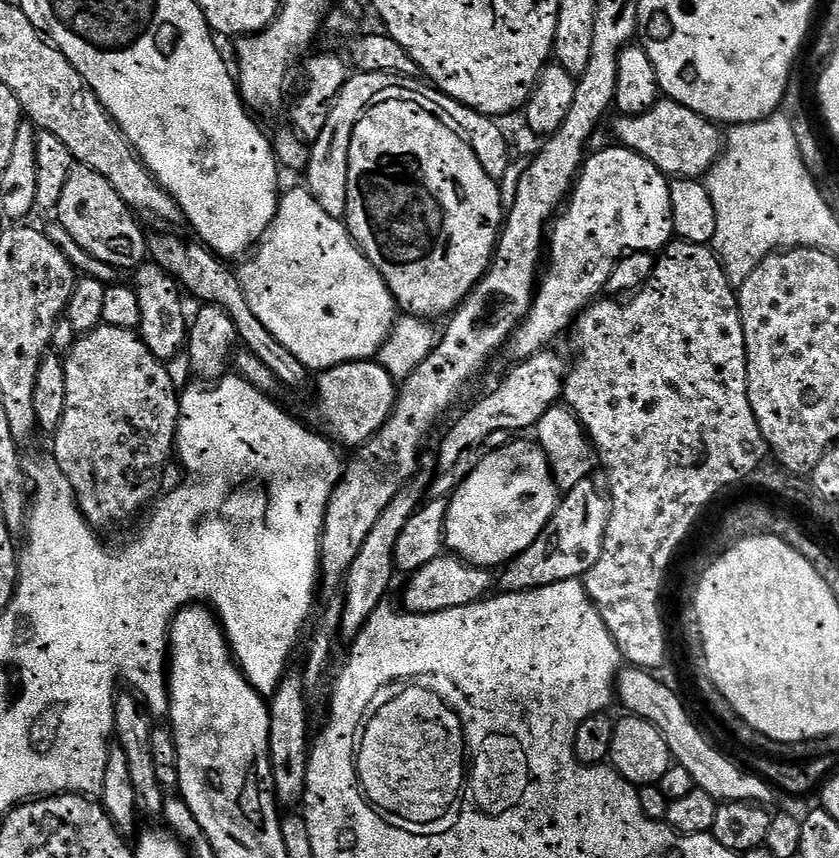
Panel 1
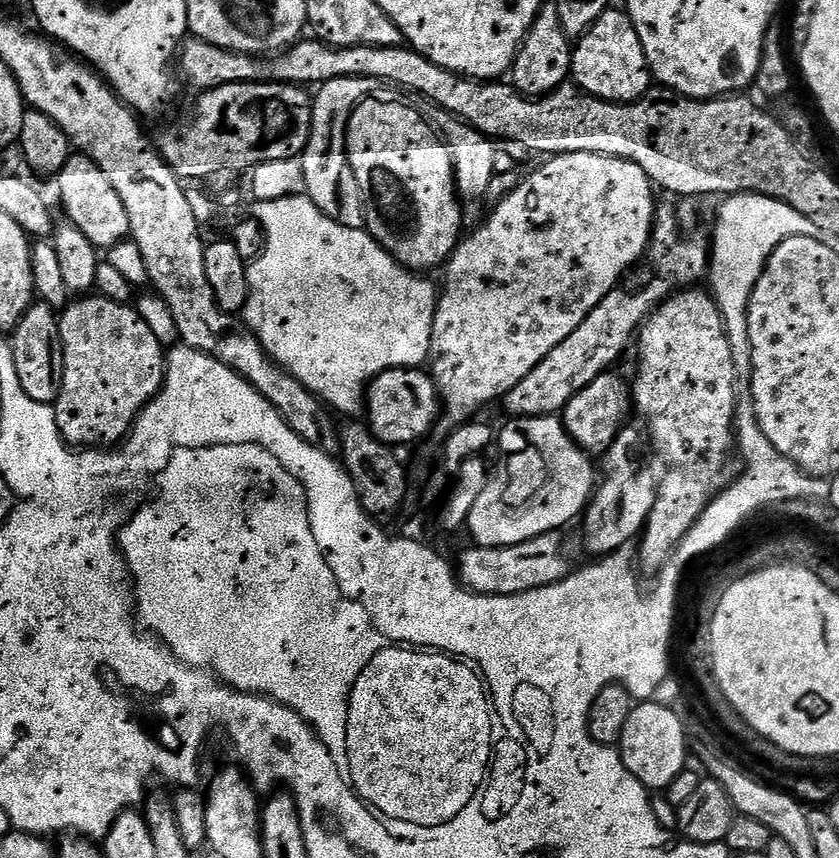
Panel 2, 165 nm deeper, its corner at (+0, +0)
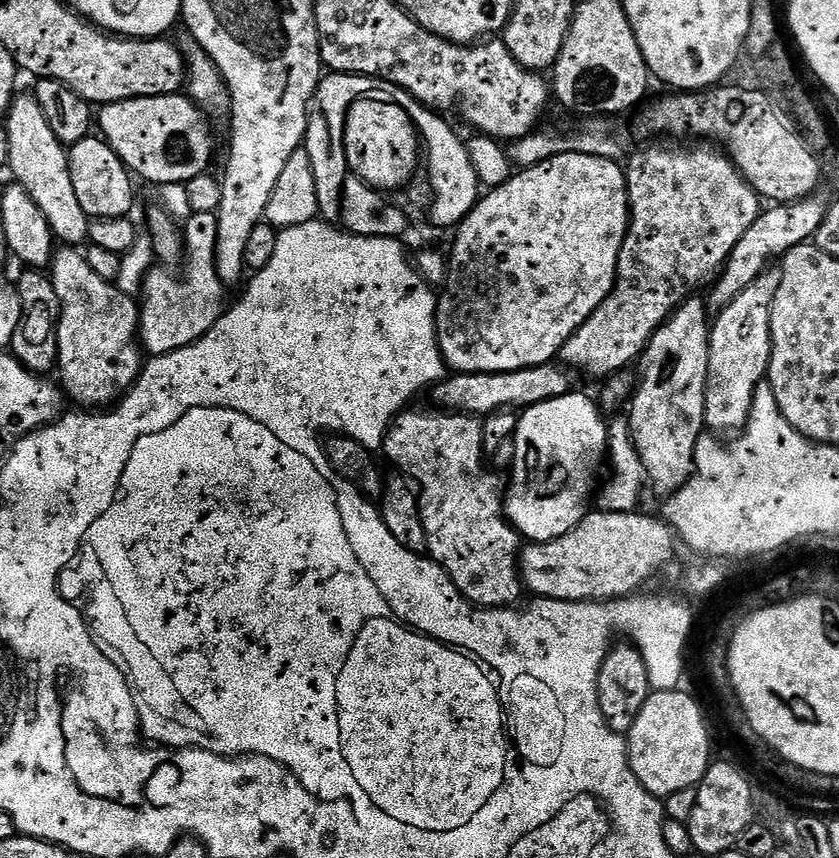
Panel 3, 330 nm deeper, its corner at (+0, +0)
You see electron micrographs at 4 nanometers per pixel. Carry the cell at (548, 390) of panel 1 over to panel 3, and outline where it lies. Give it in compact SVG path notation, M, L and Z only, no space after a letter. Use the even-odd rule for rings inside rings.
M684 142L653 144L656 144L653 148L633 151L626 160L624 177L628 183L630 219L628 236L622 242L616 267L616 285L602 306L598 306L560 348L559 359L577 373L607 378L623 373L631 360L632 363L639 361L655 332L695 293L692 291L707 280L717 279L734 246L742 242L742 234L754 226L762 211L762 198L736 169L736 163L711 143L692 142L689 148Z

